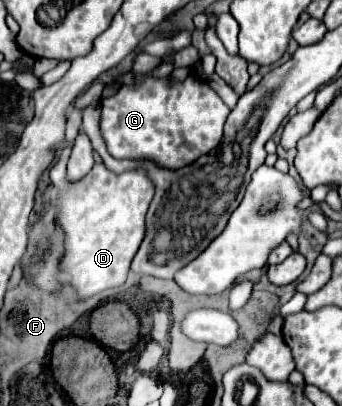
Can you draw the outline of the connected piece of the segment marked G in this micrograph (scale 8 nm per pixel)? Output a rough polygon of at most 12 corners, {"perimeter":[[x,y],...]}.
{"perimeter":[[146,78],[102,100],[114,158],[188,166],[230,108],[206,82]]}

